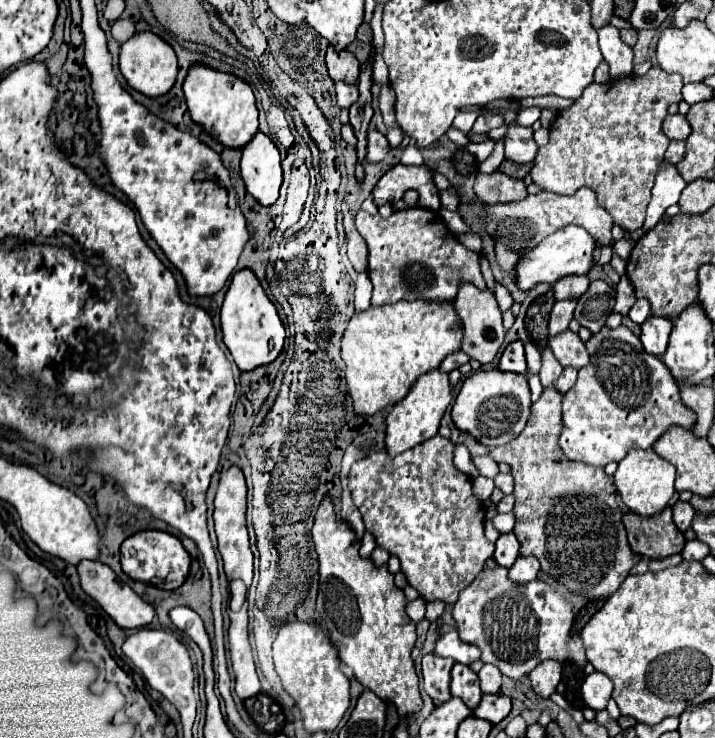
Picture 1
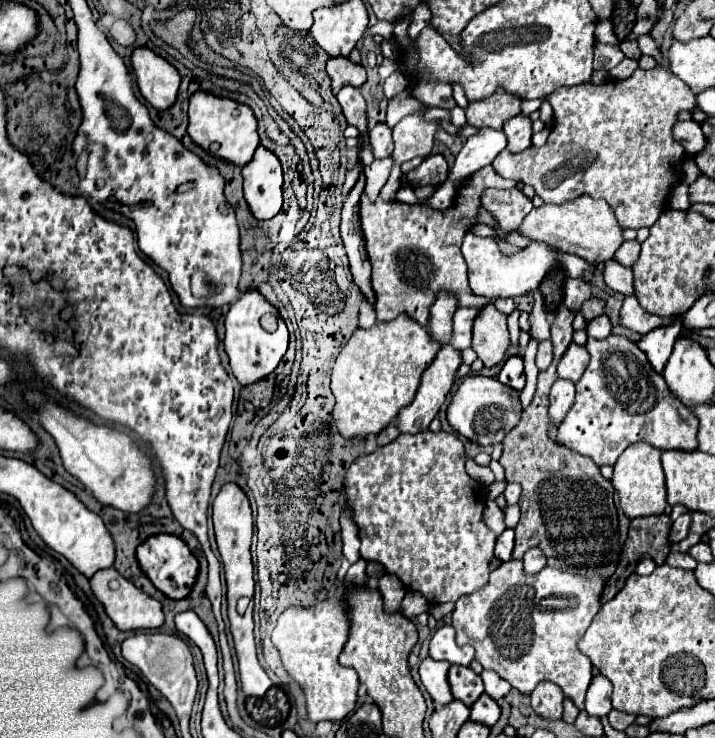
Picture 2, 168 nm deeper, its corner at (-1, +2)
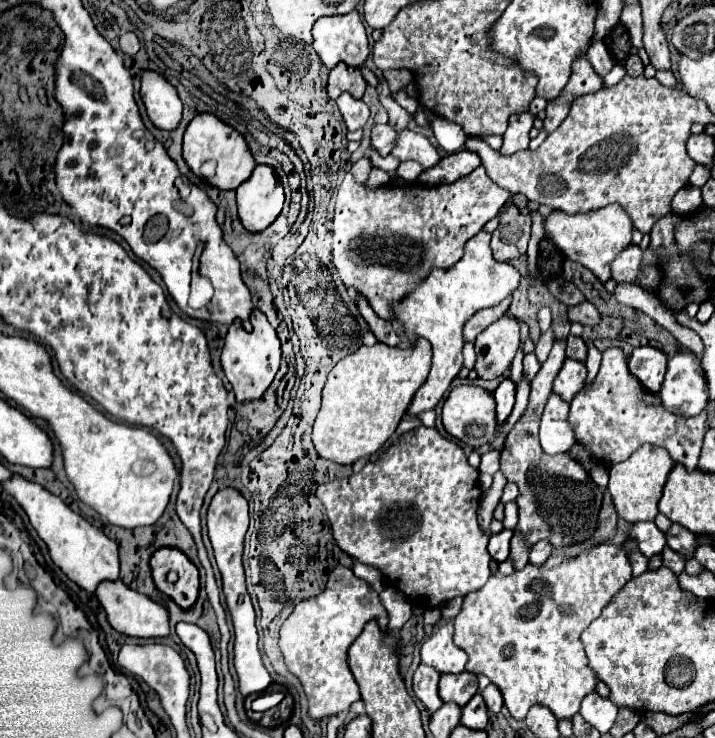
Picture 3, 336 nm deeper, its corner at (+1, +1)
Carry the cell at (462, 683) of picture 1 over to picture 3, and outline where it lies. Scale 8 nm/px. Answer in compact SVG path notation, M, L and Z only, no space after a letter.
M464 671L460 675L452 675L452 673L440 675L440 697L446 703L452 701L452 703L464 707L476 693L478 693L476 675L472 675L468 671Z

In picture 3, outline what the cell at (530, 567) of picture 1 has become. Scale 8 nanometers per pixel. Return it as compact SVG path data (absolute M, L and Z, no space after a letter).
M540 541L540 543L532 545L528 561L530 561L532 565L542 565L542 563L550 557L550 553L552 553L552 545L550 545L548 541Z

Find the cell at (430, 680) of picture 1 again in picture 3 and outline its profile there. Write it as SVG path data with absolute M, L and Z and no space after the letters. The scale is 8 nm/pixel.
M424 663L414 673L414 693L430 713L438 711L444 705L444 701L438 695L438 677L440 673L436 673L436 669Z

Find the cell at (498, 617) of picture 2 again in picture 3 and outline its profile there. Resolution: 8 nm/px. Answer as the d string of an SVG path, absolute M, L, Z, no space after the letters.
M626 539L624 545L600 545L578 557L550 555L542 565L526 565L512 575L494 573L484 587L464 597L460 613L454 617L454 643L466 651L466 671L484 673L504 695L504 705L514 719L524 719L530 705L546 705L558 719L570 719L578 713L582 699L596 689L596 673L588 667L580 633L600 615L612 597L632 577L628 561L630 549L636 549L636 539Z

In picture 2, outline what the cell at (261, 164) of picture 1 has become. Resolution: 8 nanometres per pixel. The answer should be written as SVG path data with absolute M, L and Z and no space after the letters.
M258 146L250 164L242 168L244 200L256 220L270 220L282 208L282 168L278 158Z

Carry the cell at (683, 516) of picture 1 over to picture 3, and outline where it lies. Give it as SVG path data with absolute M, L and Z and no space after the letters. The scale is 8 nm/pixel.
M672 523L672 527L666 533L666 543L670 549L680 551L682 555L686 555L686 559L690 559L694 555L694 549L698 547L696 543L696 535L688 533L688 529L684 529L682 525Z

